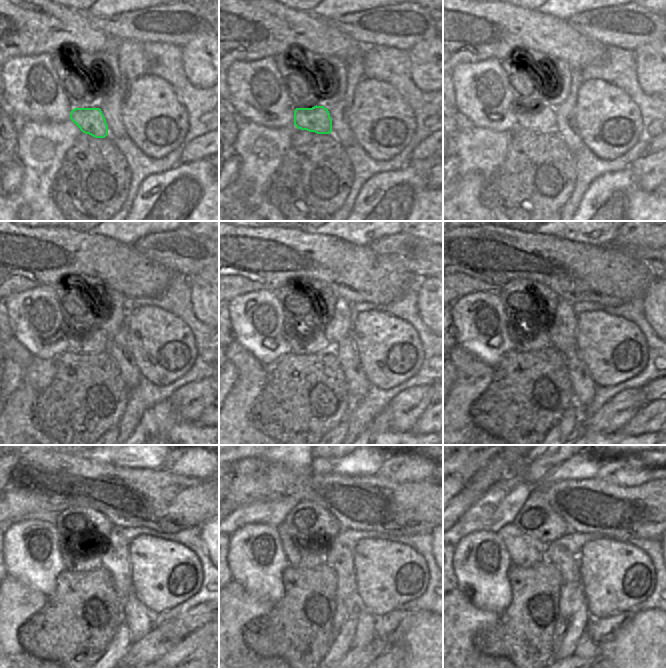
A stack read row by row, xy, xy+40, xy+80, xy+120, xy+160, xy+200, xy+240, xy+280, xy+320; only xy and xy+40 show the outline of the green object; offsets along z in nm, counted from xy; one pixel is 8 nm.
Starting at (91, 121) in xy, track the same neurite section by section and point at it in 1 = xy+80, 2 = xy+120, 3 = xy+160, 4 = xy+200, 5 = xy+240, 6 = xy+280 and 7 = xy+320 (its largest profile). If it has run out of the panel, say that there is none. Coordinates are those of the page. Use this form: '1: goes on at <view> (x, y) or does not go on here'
1: goes on at xy+80 (542, 118)
2: goes on at xy+120 (93, 341)
3: goes on at xy+160 (315, 341)
4: goes on at xy+200 (540, 339)
5: goes on at xy+240 (92, 561)
6: goes on at xy+280 (291, 546)
7: goes on at xy+320 (515, 541)

